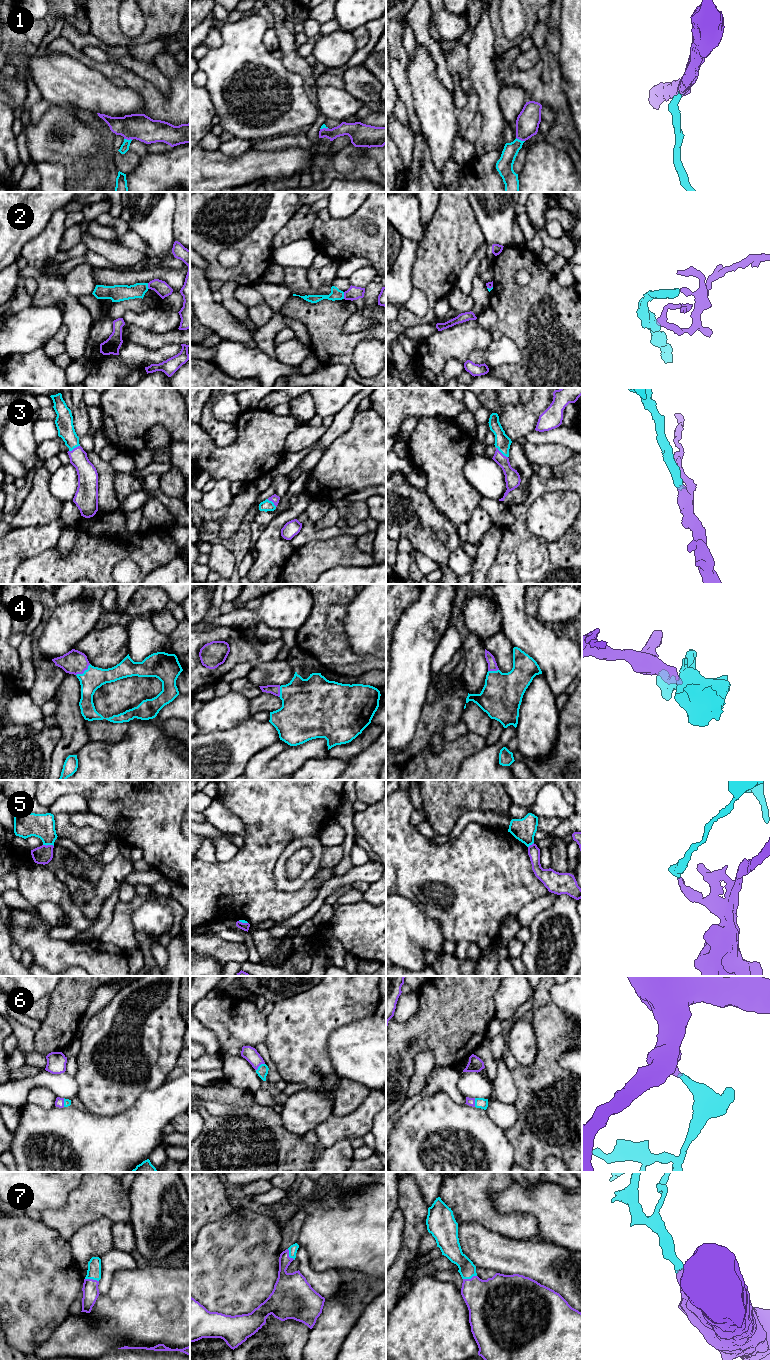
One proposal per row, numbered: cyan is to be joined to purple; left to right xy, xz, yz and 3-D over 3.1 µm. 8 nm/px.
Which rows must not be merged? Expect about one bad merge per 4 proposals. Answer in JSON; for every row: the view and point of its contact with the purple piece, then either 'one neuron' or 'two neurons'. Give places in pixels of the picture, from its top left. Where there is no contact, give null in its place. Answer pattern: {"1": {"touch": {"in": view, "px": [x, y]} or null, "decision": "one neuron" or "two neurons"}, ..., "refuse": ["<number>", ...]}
{"1": {"touch": {"in": "yz", "px": [520, 139]}, "decision": "one neuron"}, "2": {"touch": {"in": "xz", "px": [344, 295]}, "decision": "two neurons"}, "3": {"touch": {"in": "yz", "px": [501, 453]}, "decision": "one neuron"}, "4": {"touch": {"in": "xy", "px": [83, 672]}, "decision": "one neuron"}, "5": {"touch": {"in": "xy", "px": [48, 845]}, "decision": "two neurons"}, "6": {"touch": {"in": "xz", "px": [259, 1065]}, "decision": "one neuron"}, "7": {"touch": {"in": "xy", "px": [92, 1279]}, "decision": "one neuron"}, "refuse": ["2", "5"]}

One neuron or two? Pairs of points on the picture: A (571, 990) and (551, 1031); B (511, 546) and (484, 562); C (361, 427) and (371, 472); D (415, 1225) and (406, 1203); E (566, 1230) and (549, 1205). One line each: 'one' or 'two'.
A: two
B: two
C: one
D: one
E: one

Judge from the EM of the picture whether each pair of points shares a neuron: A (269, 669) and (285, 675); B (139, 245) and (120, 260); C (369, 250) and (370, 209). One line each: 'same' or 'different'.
A: same
B: different
C: same

